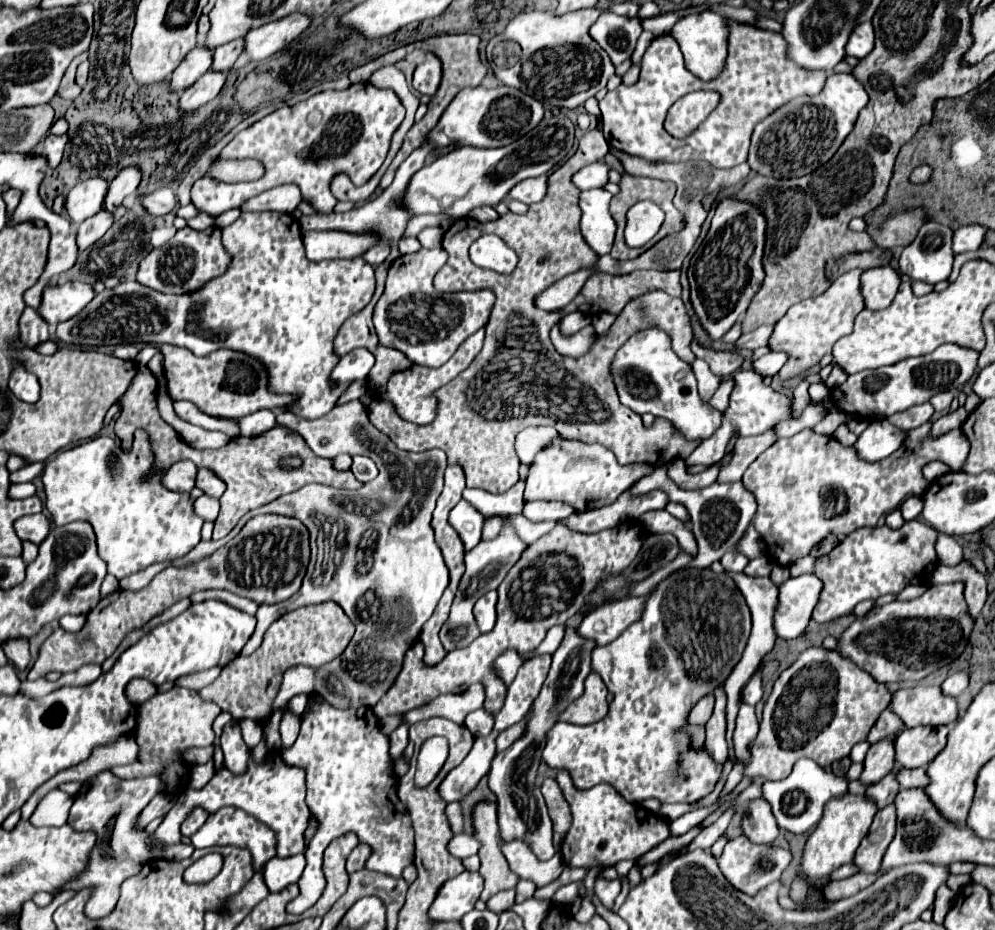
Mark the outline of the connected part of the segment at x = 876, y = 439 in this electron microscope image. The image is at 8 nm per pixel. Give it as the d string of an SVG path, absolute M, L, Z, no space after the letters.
M873 420L859 436L855 448L863 460L877 462L891 456L905 440L905 432L893 426L889 420Z

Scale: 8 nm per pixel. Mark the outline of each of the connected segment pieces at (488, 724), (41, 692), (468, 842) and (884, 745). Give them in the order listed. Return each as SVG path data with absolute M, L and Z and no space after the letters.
M473 710L465 716L465 726L475 736L487 736L493 728L493 716L489 716L487 710Z
M39 678L39 680L35 680L35 682L25 680L25 682L21 682L21 692L23 692L25 696L37 698L37 696L45 696L45 692L51 692L53 688L59 688L59 686L61 686L59 682L49 682L49 680L45 680L45 678Z
M457 834L451 842L449 842L449 852L457 858L467 858L477 854L481 848L479 840L473 834Z
M887 736L885 740L879 740L877 744L873 744L867 752L867 758L863 762L863 774L861 774L861 782L865 784L873 784L877 780L881 780L881 776L885 776L885 772L891 772L895 768L895 742L897 736Z

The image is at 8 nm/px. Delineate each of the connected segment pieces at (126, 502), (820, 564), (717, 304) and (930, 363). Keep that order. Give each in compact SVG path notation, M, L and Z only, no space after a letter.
M143 432L143 438L135 438L133 442L141 442L141 446L133 446L131 450L123 450L119 444L113 442L109 436L99 436L75 448L63 450L55 454L45 470L43 470L43 484L47 494L47 510L57 526L75 520L87 520L97 536L99 556L107 564L107 572L115 578L125 578L135 574L155 562L171 562L183 558L201 542L201 526L203 518L199 518L193 510L193 498L189 492L171 492L163 486L165 470L155 468L155 454L151 450L149 434Z
M919 520L905 522L897 530L875 526L851 532L829 554L815 560L813 574L823 582L823 590L811 618L817 624L825 624L849 614L863 600L875 600L883 594L899 594L909 584L927 584L937 566L935 540L937 530Z
M733 196L719 200L711 228L699 250L693 254L687 272L693 308L701 320L701 326L713 340L719 340L735 324L739 314L747 310L751 298L761 288L761 282L765 278L761 264L765 232L767 220L759 206L737 200Z
M941 344L937 350L933 350L927 356L919 358L907 358L903 362L897 362L893 366L883 366L877 370L863 370L859 374L853 374L847 378L845 384L837 386L833 392L843 398L843 402L849 404L849 414L857 414L863 418L889 418L897 412L903 412L911 406L927 402L937 392L955 390L961 384L965 384L977 368L979 352L971 348L963 348L957 344Z

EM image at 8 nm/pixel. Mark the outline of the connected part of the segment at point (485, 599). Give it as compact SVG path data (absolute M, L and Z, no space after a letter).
M489 591L485 596L481 596L475 604L475 618L479 624L481 632L491 632L497 620L496 604L497 604L497 591Z

